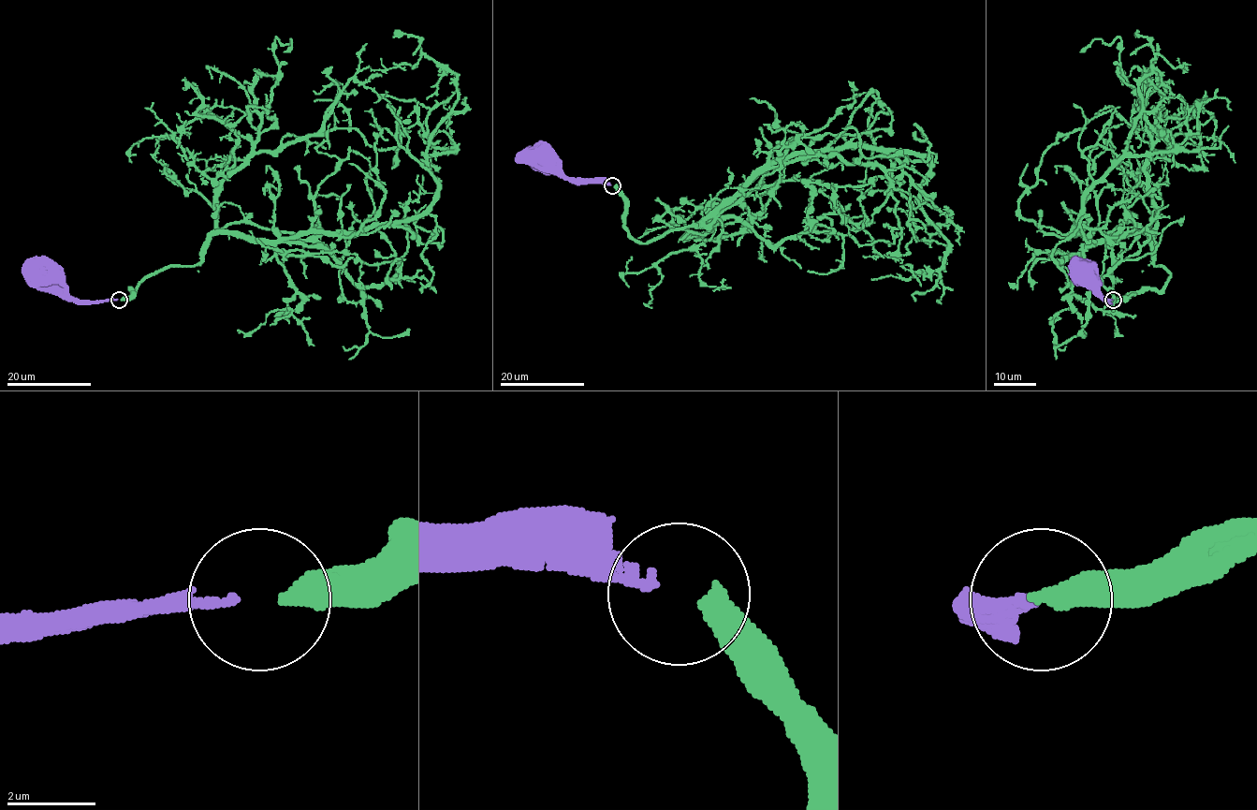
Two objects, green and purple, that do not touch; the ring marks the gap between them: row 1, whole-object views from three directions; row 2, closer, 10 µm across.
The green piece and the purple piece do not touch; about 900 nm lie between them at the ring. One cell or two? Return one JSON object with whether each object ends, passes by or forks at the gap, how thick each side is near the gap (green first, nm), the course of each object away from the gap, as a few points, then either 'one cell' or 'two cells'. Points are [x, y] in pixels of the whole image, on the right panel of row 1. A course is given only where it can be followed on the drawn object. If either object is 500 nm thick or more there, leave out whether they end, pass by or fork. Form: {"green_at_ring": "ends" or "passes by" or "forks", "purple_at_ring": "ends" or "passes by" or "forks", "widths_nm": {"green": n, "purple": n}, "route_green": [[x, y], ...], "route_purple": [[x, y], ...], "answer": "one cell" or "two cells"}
{"green_at_ring": "ends", "purple_at_ring": "ends", "widths_nm": {"green": 480, "purple": 200}, "route_green": [[1114, 299], [1159, 290], [1170, 274], [1142, 232], [1074, 231], [1082, 197], [1124, 152], [1157, 54], [1183, 66]], "route_purple": [[1112, 299], [1107, 301], [1094, 288], [1082, 265]], "answer": "one cell"}

